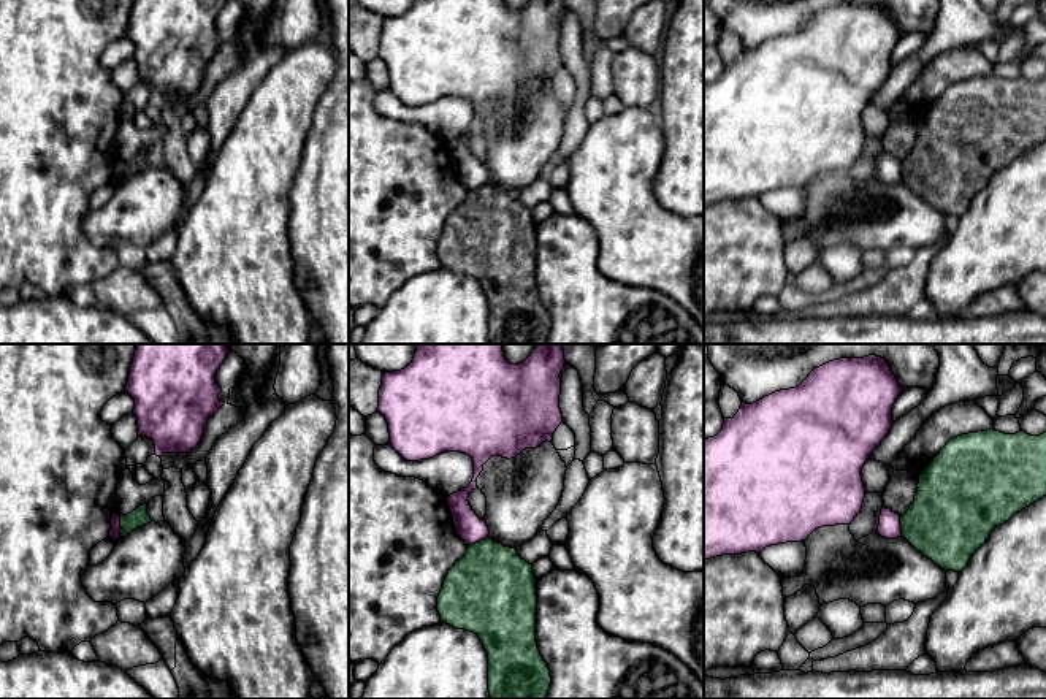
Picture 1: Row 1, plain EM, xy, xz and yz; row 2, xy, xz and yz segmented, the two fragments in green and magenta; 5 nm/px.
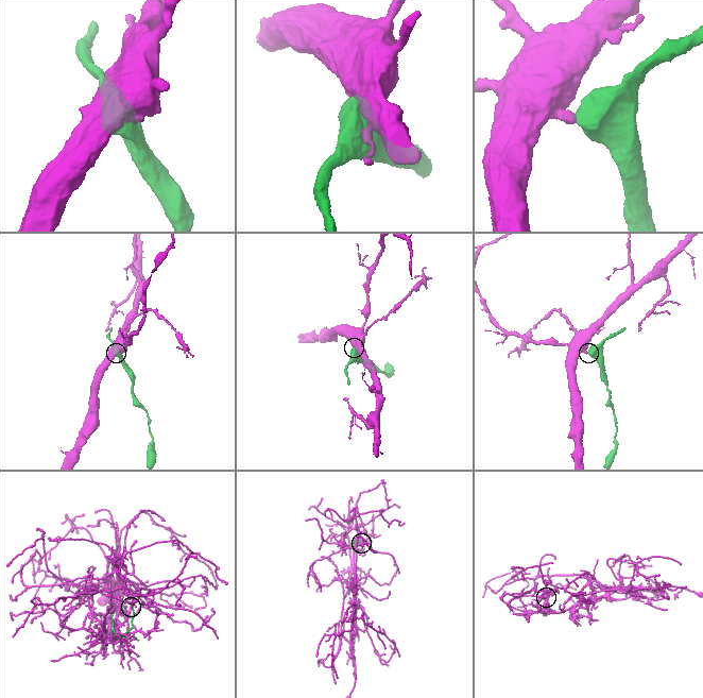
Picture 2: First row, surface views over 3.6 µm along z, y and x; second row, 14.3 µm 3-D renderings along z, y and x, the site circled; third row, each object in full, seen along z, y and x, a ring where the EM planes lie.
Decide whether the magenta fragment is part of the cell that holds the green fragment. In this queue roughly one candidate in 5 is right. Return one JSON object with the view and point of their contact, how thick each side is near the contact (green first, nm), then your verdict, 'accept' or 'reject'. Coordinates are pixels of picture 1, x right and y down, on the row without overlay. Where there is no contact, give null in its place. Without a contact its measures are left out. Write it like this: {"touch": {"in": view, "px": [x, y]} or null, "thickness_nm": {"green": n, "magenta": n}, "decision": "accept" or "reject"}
{"touch": {"in": "xy", "px": [121, 171]}, "thickness_nm": {"green": 90, "magenta": 60}, "decision": "reject"}

